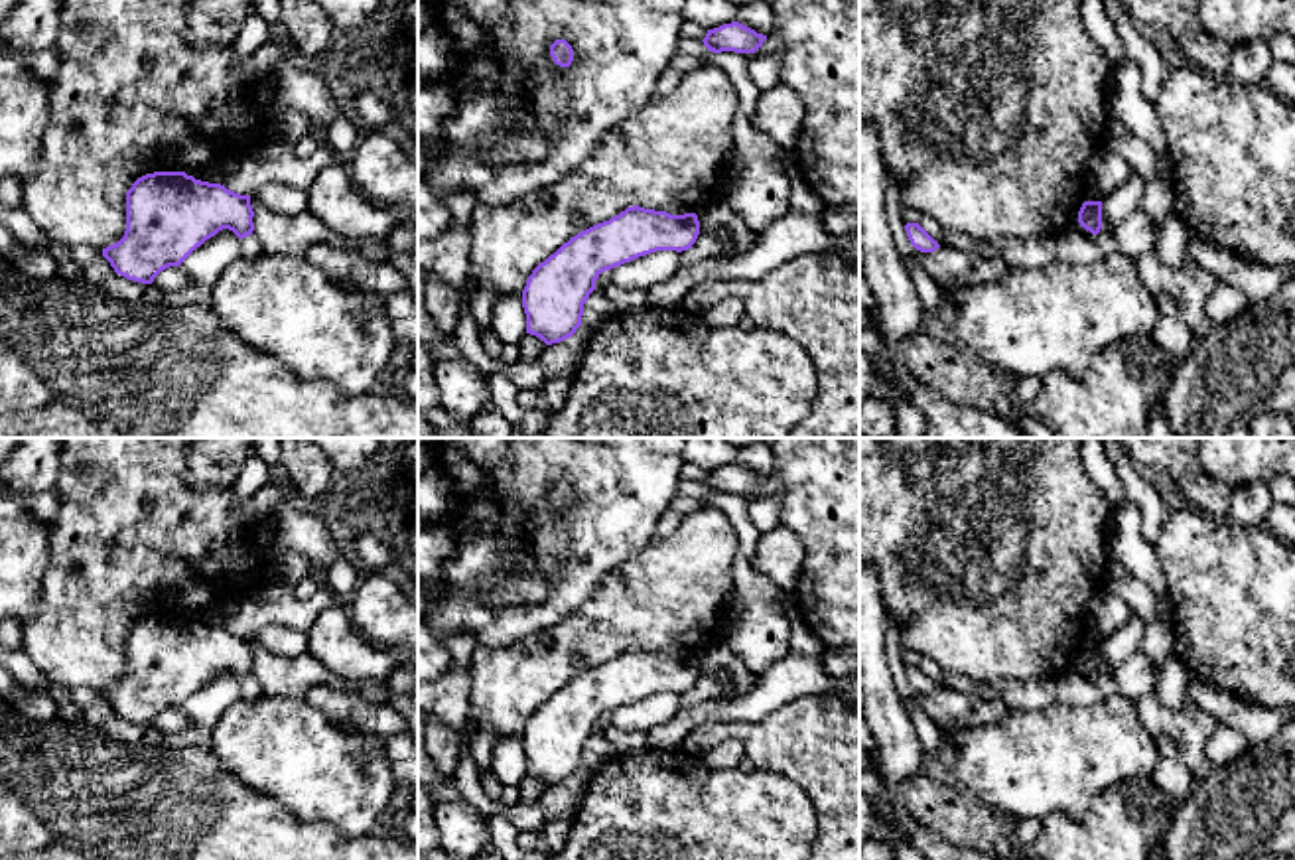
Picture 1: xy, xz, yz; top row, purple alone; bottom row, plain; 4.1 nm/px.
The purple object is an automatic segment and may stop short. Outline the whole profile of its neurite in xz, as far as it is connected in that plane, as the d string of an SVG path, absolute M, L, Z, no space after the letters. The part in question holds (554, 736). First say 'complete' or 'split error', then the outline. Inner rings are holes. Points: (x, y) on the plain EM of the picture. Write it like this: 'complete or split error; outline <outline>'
complete; outline M639 647L578 675L528 718L522 732L526 775L546 787L572 779L601 714L656 692L688 692L698 677L696 655L670 657Z

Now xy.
complete; outline M185 613L146 615L126 633L124 679L102 690L102 698L116 716L152 726L162 712L179 708L197 688L223 671L233 673L239 681L252 677L252 659L250 637L235 635L221 625L195 621Z

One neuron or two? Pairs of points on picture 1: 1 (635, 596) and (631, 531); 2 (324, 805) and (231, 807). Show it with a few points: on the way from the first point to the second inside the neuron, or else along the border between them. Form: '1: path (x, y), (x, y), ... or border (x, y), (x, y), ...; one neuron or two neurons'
1: border (653, 541), (615, 565), (598, 584); two neurons
2: border (241, 784), (272, 797), (302, 821), (326, 823); two neurons

